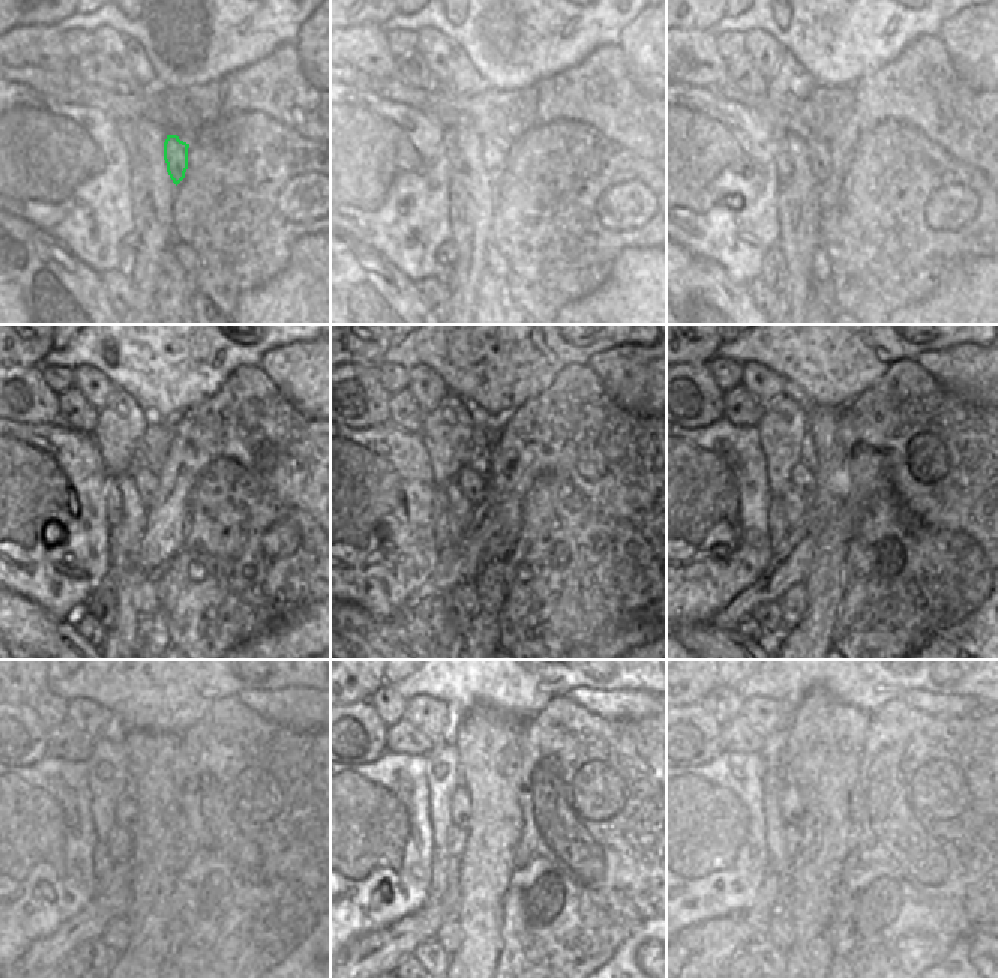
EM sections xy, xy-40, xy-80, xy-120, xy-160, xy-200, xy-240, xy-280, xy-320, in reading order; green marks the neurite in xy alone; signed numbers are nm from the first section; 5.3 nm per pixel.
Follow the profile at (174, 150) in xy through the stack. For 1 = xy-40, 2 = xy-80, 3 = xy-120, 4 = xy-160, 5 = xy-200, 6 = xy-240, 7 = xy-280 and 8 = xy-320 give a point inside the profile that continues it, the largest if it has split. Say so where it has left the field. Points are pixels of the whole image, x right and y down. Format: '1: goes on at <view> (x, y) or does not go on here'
1: goes on at xy-40 (492, 153)
2: goes on at xy-80 (818, 149)
3: goes on at xy-120 (144, 480)
4: goes on at xy-160 (470, 482)
5: goes on at xy-200 (802, 479)
6: goes on at xy-240 (125, 807)
7: goes on at xy-280 (459, 807)
8: goes on at xy-320 (790, 801)

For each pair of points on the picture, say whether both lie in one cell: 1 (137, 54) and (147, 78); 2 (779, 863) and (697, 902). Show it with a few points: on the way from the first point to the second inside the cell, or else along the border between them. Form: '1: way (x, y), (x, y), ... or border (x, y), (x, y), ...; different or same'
1: way (138, 60), (143, 72); same
2: border (766, 833), (770, 872); different

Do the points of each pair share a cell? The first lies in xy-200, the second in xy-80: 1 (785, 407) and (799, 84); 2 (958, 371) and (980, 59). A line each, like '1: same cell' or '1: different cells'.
1: same cell
2: same cell

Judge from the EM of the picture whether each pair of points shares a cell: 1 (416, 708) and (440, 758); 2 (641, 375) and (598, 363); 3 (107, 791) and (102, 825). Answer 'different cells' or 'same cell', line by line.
1: different cells
2: same cell
3: same cell

